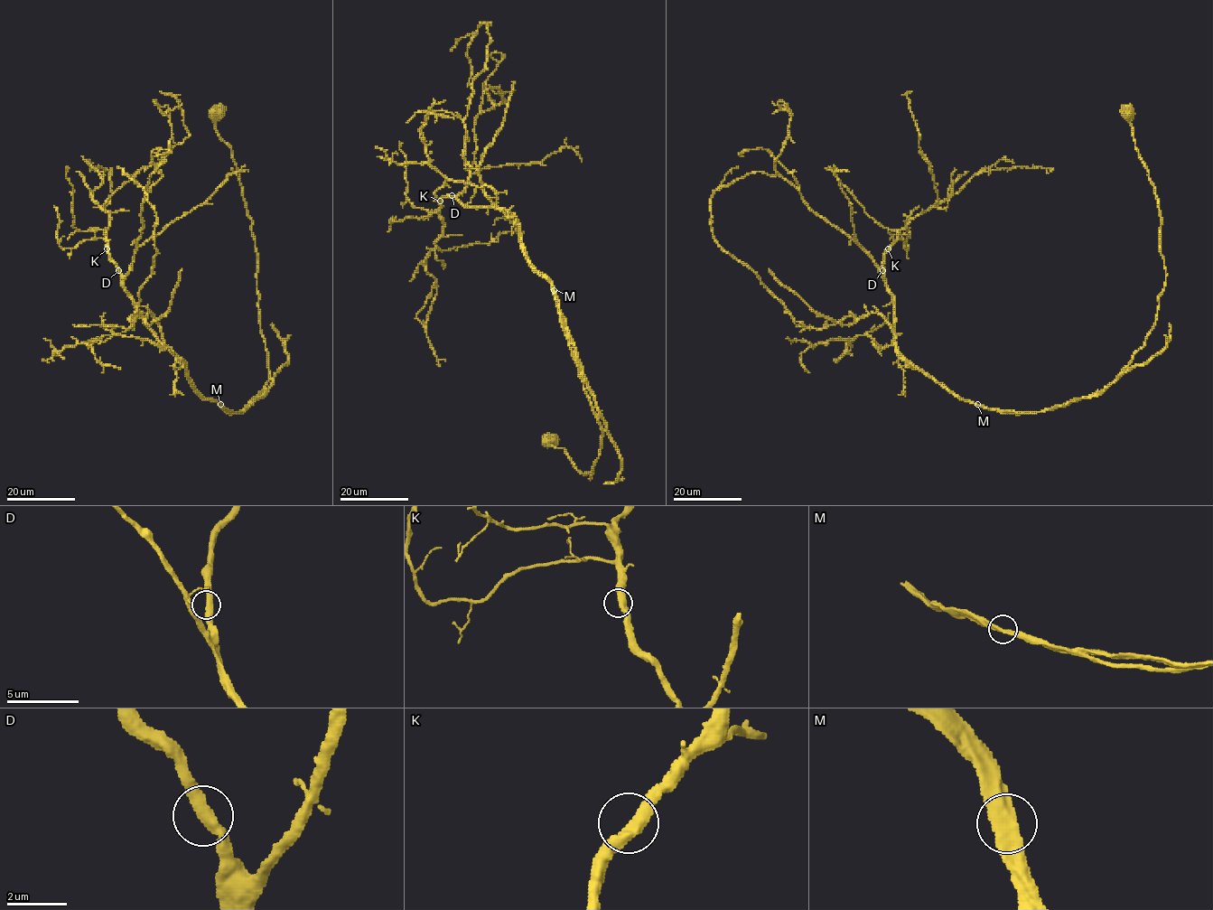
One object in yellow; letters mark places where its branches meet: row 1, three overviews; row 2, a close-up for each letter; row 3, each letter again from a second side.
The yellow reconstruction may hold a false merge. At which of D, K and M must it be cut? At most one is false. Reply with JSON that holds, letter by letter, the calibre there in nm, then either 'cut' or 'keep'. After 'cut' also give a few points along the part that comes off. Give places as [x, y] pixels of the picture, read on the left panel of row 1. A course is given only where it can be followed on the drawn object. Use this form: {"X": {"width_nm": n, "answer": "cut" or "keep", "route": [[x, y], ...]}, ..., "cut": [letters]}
{"D": {"width_nm": 420, "answer": "keep"}, "K": {"width_nm": 420, "answer": "keep"}, "M": {"width_nm": 420, "answer": "keep"}, "cut": []}

